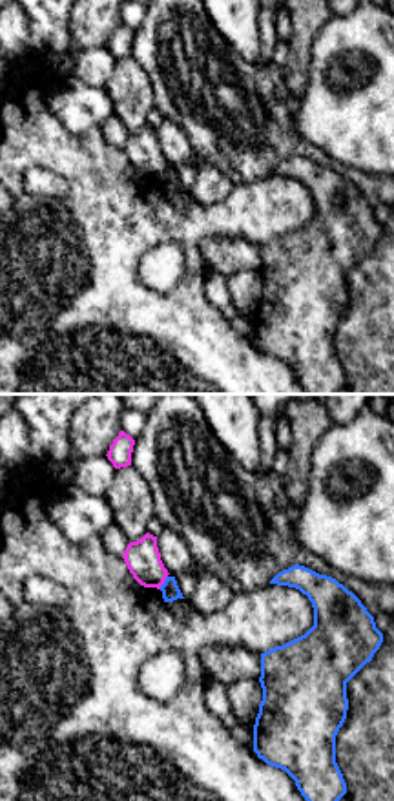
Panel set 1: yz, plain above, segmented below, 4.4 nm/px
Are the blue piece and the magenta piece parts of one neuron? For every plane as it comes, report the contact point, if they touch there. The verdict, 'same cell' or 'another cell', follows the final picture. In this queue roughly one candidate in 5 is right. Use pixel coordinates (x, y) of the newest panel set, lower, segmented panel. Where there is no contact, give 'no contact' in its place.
meets blue at (165, 582)

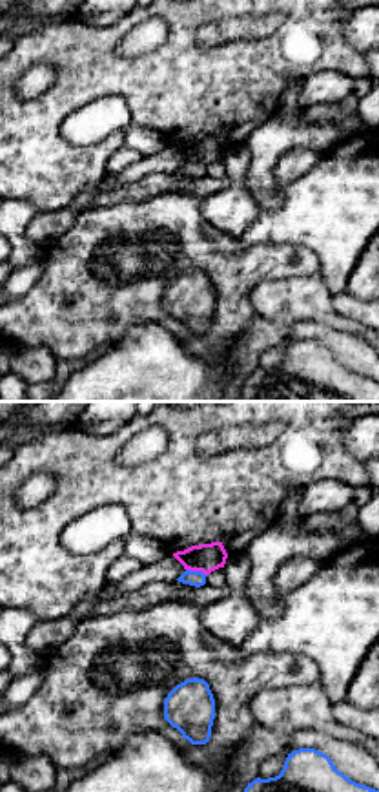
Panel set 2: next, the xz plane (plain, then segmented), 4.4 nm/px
meets blue at (197, 572)

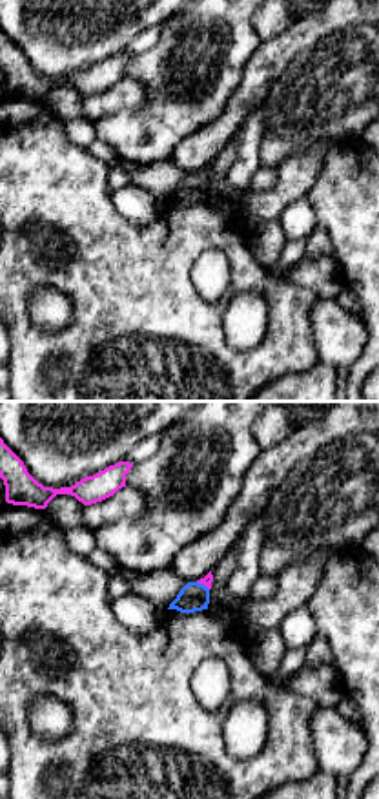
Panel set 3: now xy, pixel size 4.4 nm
meets blue at (203, 584)

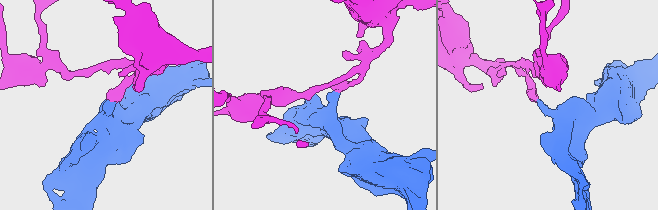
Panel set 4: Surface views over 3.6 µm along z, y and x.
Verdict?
another cell

